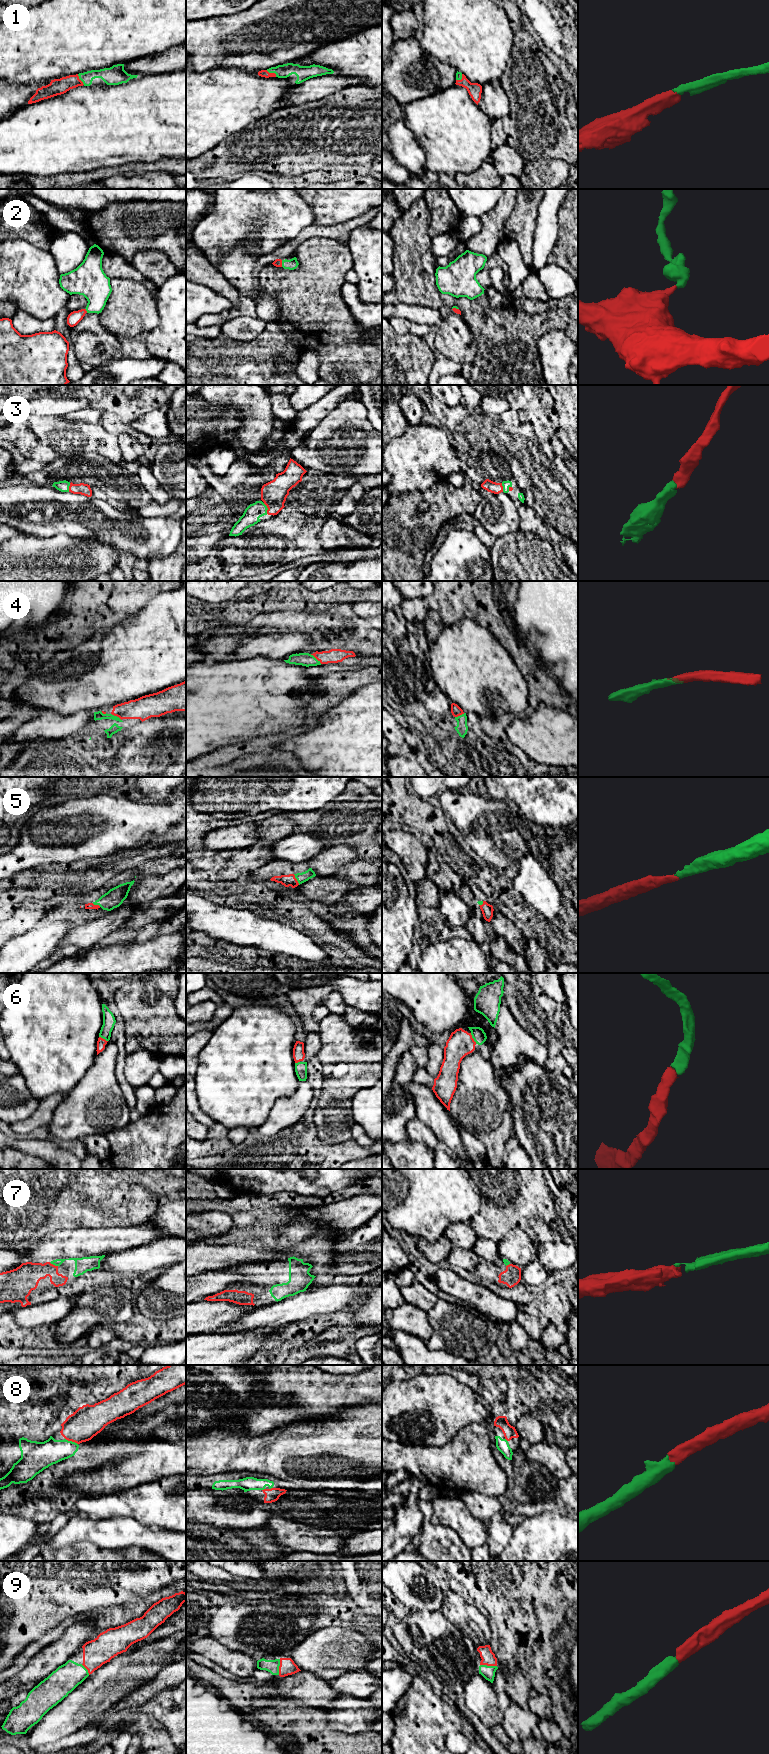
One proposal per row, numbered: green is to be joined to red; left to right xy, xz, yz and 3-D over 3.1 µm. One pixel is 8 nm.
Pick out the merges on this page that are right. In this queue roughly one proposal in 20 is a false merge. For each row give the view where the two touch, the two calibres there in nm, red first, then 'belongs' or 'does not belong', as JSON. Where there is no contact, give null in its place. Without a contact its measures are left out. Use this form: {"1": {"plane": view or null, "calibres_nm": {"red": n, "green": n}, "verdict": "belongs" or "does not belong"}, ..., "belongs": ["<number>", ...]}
{"1": {"plane": "xz", "calibres_nm": {"red": 60, "green": 120}, "verdict": "belongs"}, "2": {"plane": "xz", "calibres_nm": {"red": 60, "green": 90}, "verdict": "belongs"}, "3": {"plane": "xz", "calibres_nm": {"red": 200, "green": 140}, "verdict": "belongs"}, "4": {"plane": "xz", "calibres_nm": {"red": 110, "green": 110}, "verdict": "belongs"}, "5": {"plane": "xz", "calibres_nm": {"red": 100, "green": 80}, "verdict": "belongs"}, "6": {"plane": "yz", "calibres_nm": {"red": 200, "green": 110}, "verdict": "belongs"}, "7": {"plane": "xy", "calibres_nm": {"red": 220, "green": 120}, "verdict": "belongs"}, "8": {"plane": "xy", "calibres_nm": {"red": 260, "green": 200}, "verdict": "belongs"}, "9": {"plane": "yz", "calibres_nm": {"red": 110, "green": 110}, "verdict": "belongs"}, "belongs": ["1", "2", "3", "4", "5", "6", "7", "8", "9"]}

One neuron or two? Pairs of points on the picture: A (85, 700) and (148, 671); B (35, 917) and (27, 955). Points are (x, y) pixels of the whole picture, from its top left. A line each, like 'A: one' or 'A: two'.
A: one
B: two

